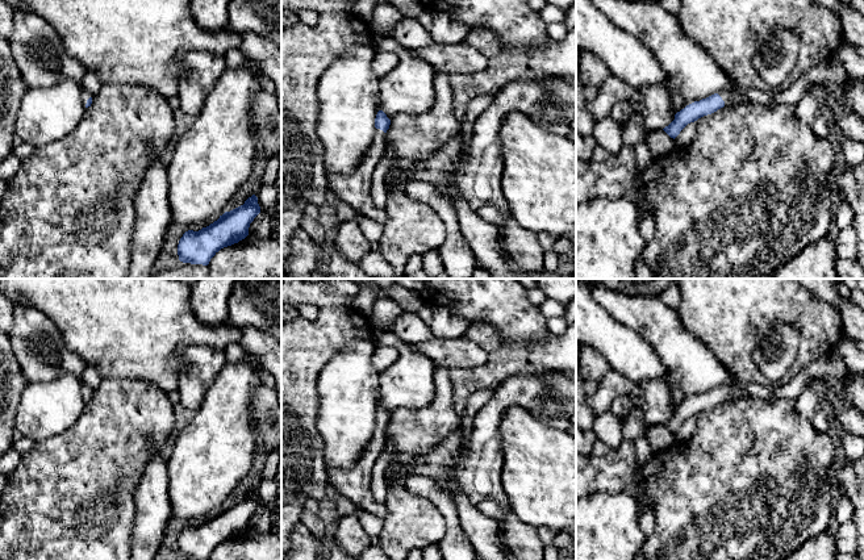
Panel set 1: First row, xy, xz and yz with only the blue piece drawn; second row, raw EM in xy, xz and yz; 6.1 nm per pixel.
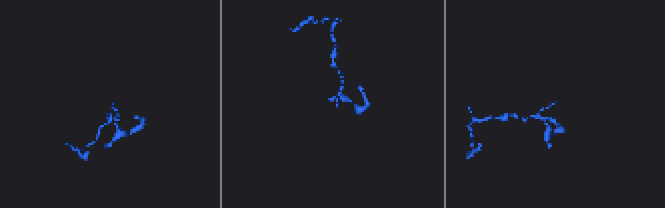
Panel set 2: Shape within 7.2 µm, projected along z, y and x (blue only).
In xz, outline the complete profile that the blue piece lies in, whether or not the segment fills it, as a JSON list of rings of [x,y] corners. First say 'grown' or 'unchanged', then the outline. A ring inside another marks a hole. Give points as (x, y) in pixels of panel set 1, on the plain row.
grown | [[[383,405],[375,413],[375,431],[360,455],[356,465],[348,469],[327,469],[327,482],[331,490],[346,496],[359,510],[366,510],[373,515],[388,517],[385,502],[376,502],[371,492],[372,473],[375,463],[385,446],[385,429],[391,414]]]

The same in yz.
grown | [[[732,376],[731,384],[714,388],[706,393],[686,400],[675,409],[675,414],[663,425],[675,434],[688,418],[694,417],[704,410],[711,409],[725,400],[740,398],[746,396],[748,394]]]

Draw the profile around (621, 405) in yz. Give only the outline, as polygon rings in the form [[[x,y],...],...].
[[[621,396],[613,401],[610,411],[623,419],[631,408],[633,408],[633,404],[629,396]]]

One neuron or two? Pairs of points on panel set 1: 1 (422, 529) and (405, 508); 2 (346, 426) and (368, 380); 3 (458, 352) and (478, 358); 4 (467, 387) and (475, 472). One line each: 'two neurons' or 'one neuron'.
1: one neuron
2: one neuron
3: one neuron
4: two neurons

